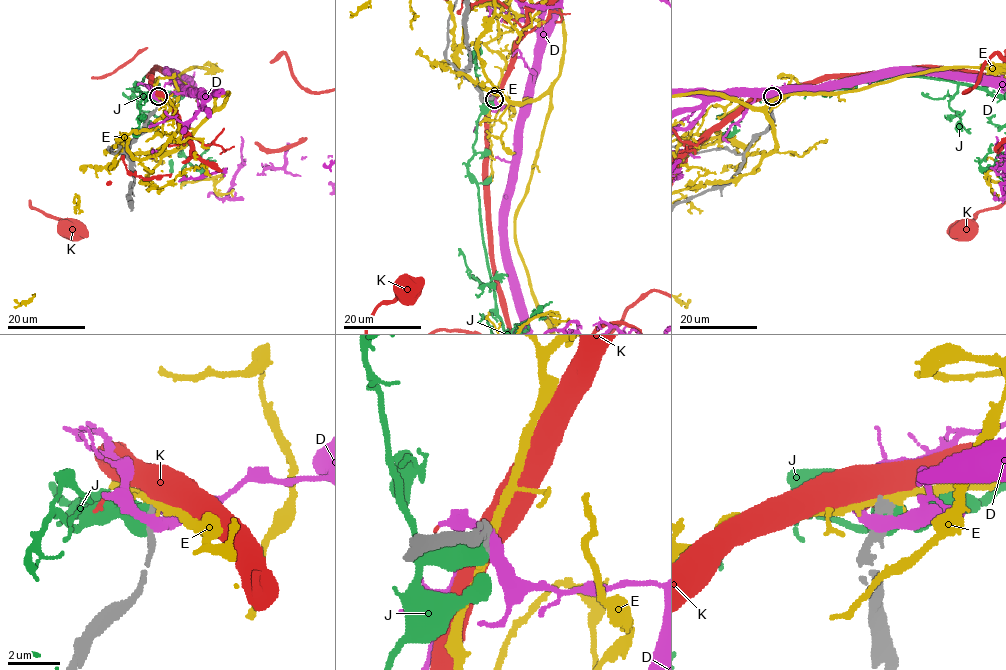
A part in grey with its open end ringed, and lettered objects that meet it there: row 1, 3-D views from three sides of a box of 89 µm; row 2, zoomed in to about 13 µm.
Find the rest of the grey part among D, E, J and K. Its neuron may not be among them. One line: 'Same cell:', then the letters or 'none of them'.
Same cell: none of them

